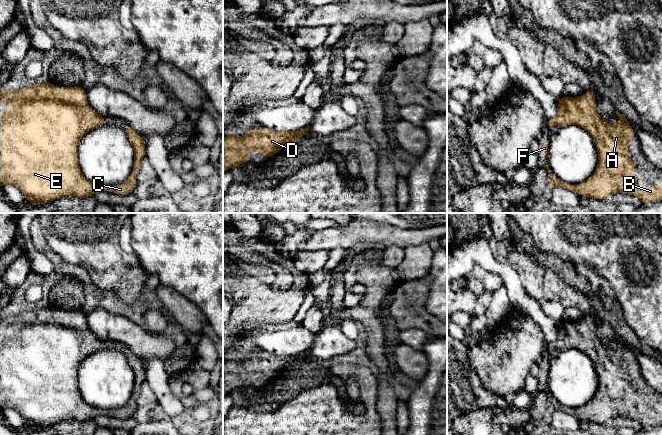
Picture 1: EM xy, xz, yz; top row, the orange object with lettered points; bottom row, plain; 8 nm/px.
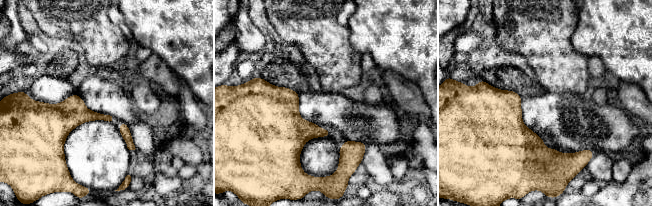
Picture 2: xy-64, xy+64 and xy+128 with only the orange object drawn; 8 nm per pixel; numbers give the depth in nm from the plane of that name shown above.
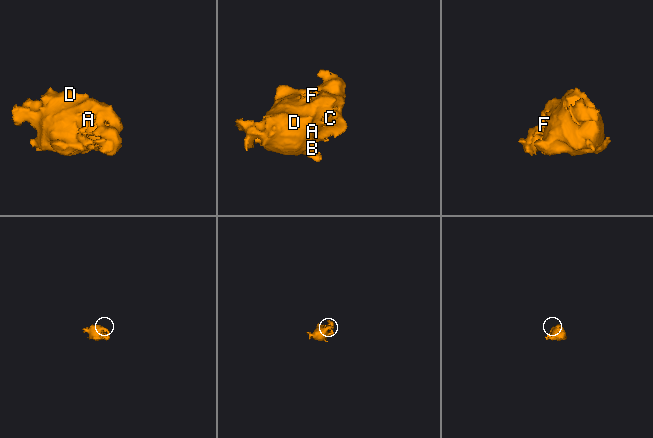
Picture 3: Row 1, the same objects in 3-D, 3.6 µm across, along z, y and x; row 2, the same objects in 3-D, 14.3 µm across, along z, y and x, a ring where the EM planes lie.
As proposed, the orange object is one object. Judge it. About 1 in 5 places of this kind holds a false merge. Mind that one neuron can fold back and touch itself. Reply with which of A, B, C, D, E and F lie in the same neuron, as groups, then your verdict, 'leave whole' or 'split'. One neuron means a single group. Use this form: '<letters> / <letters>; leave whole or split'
A B C D E F; leave whole

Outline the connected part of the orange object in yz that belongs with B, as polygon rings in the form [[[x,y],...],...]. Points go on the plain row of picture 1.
[[[591,313],[587,314],[587,316],[579,322],[560,321],[556,341],[547,346],[549,350],[559,349],[562,351],[574,348],[587,354],[593,361],[598,375],[598,389],[596,395],[592,401],[578,410],[563,406],[558,401],[554,400],[549,389],[540,389],[540,391],[546,392],[551,398],[547,411],[552,414],[556,411],[561,411],[568,415],[576,415],[579,420],[599,424],[603,424],[616,417],[625,417],[638,421],[643,428],[653,427],[655,424],[662,421],[662,404],[660,413],[657,413],[653,409],[649,409],[644,415],[639,412],[635,404],[635,389],[628,376],[628,366],[631,362],[636,361],[636,358],[632,351],[629,350],[628,344],[618,334],[616,335],[616,339],[621,346],[617,349],[606,347],[596,334],[596,318],[597,317]]]

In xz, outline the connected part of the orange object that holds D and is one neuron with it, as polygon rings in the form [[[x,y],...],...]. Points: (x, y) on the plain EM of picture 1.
[[[265,351],[253,352],[243,361],[226,359],[223,363],[223,396],[248,386],[249,377],[259,374],[268,383],[287,369],[298,369],[298,362],[308,359],[307,353],[277,356]]]

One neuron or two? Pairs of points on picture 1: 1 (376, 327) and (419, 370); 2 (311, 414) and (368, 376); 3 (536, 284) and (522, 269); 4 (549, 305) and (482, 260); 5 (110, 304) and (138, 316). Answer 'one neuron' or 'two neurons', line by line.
1: two neurons
2: one neuron
3: one neuron
4: two neurons
5: one neuron

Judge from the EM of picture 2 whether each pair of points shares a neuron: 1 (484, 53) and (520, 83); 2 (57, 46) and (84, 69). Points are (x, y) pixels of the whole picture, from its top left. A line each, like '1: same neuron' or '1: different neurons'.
1: same neuron
2: same neuron

